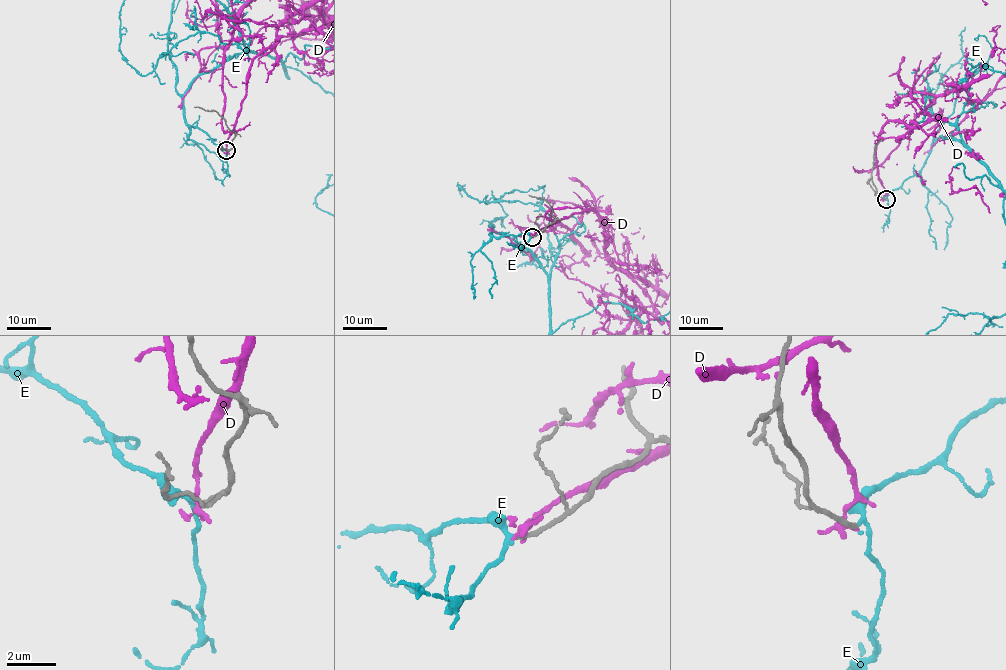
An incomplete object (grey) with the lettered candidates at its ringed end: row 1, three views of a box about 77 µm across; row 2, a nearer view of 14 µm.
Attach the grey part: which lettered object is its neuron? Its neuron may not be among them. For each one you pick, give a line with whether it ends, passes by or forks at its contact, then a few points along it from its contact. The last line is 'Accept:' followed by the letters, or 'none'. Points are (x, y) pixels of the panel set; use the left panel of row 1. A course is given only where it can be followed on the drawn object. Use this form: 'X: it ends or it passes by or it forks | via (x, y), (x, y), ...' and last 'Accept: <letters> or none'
E: it passes by
Accept: E

